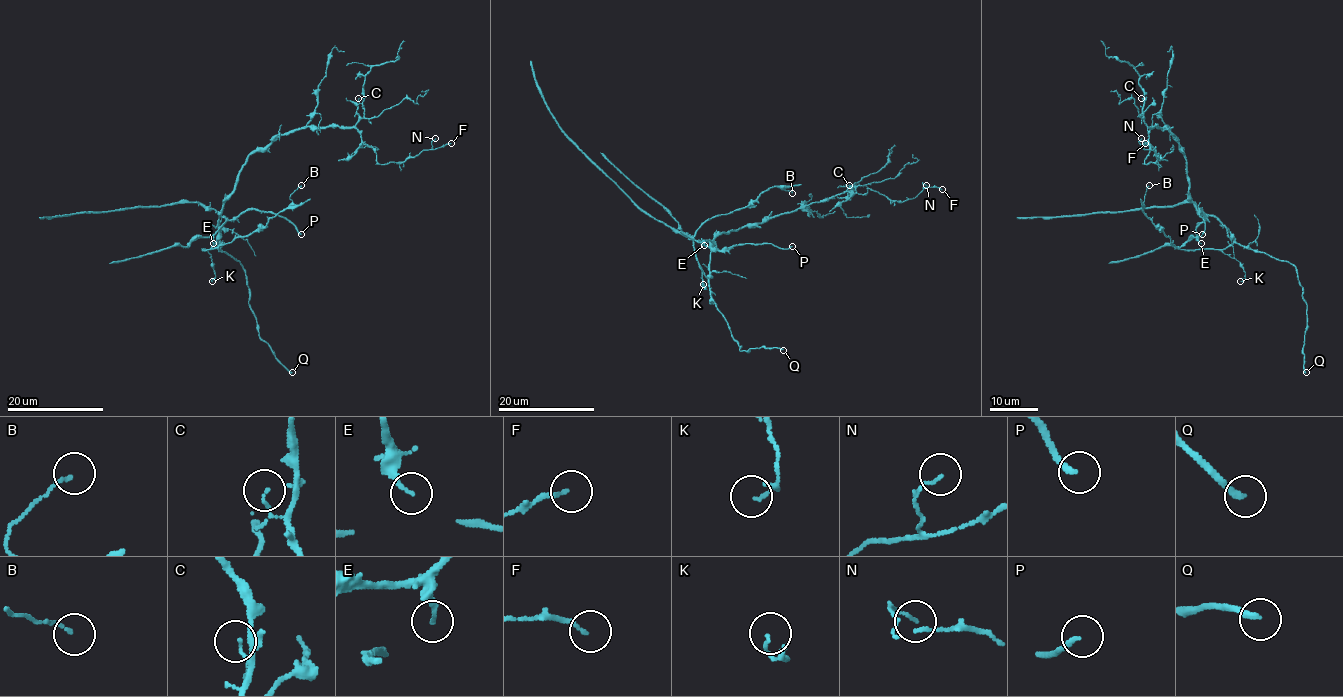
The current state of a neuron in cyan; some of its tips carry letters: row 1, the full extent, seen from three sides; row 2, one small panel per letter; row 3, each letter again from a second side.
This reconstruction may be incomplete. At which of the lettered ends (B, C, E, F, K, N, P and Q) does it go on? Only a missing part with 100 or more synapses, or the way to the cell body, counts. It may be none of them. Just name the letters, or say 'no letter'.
Q

